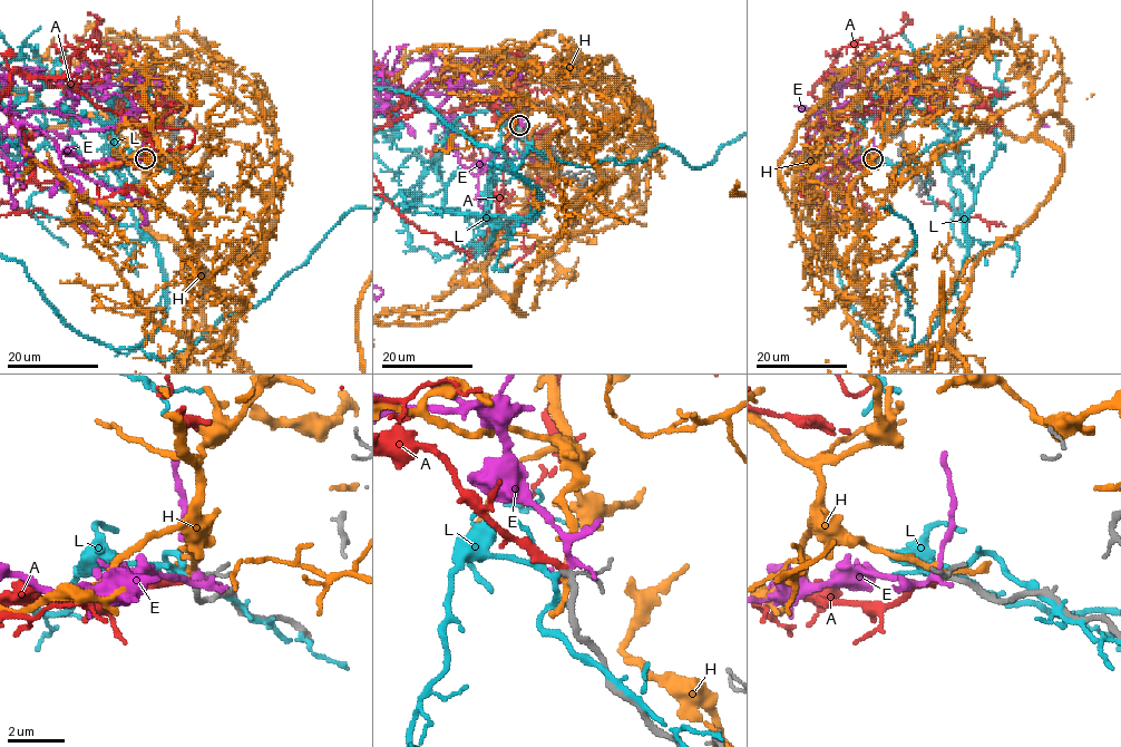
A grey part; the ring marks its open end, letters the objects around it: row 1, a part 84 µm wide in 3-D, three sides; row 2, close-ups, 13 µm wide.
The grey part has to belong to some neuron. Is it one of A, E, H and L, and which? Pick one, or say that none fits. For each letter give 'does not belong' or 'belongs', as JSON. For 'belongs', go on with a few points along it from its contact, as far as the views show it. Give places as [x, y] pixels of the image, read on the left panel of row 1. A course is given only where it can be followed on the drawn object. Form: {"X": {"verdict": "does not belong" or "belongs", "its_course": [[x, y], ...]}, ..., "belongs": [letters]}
{"A": {"verdict": "belongs"}, "E": {"verdict": "does not belong"}, "H": {"verdict": "does not belong"}, "L": {"verdict": "does not belong"}, "belongs": ["A"]}

